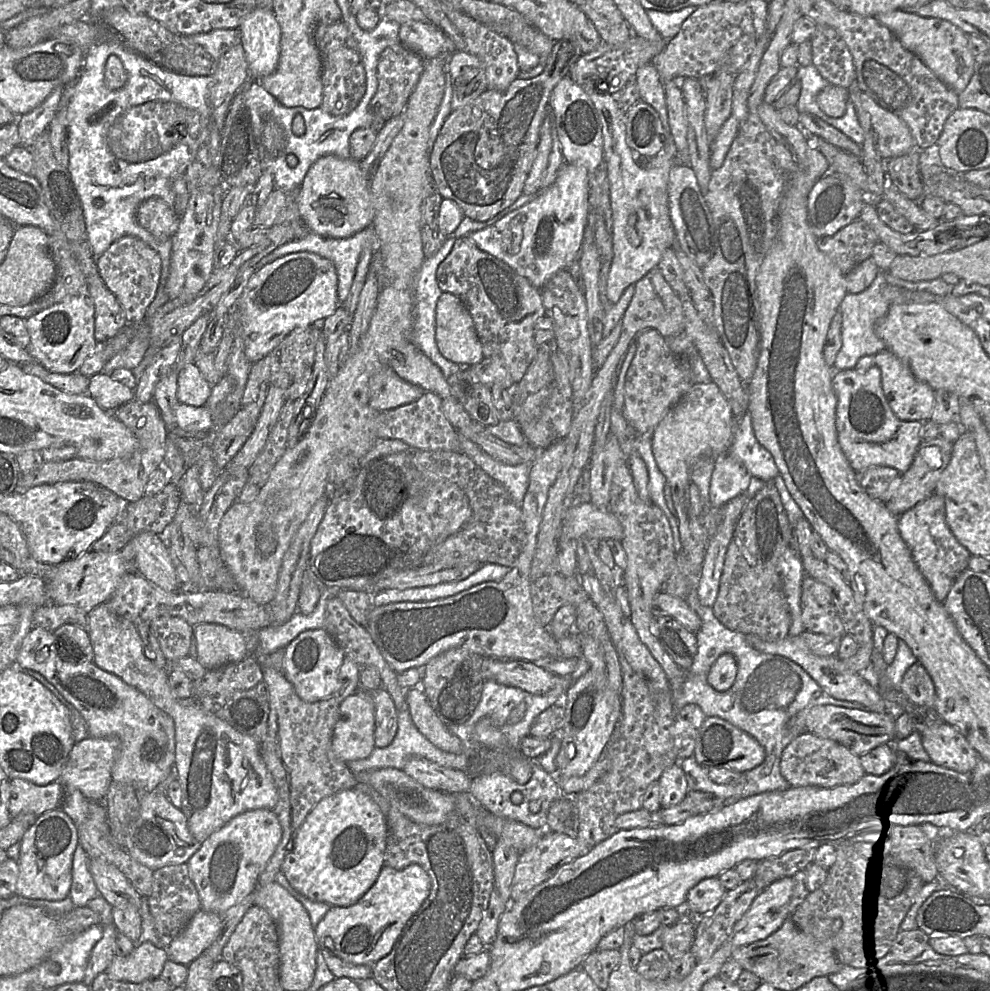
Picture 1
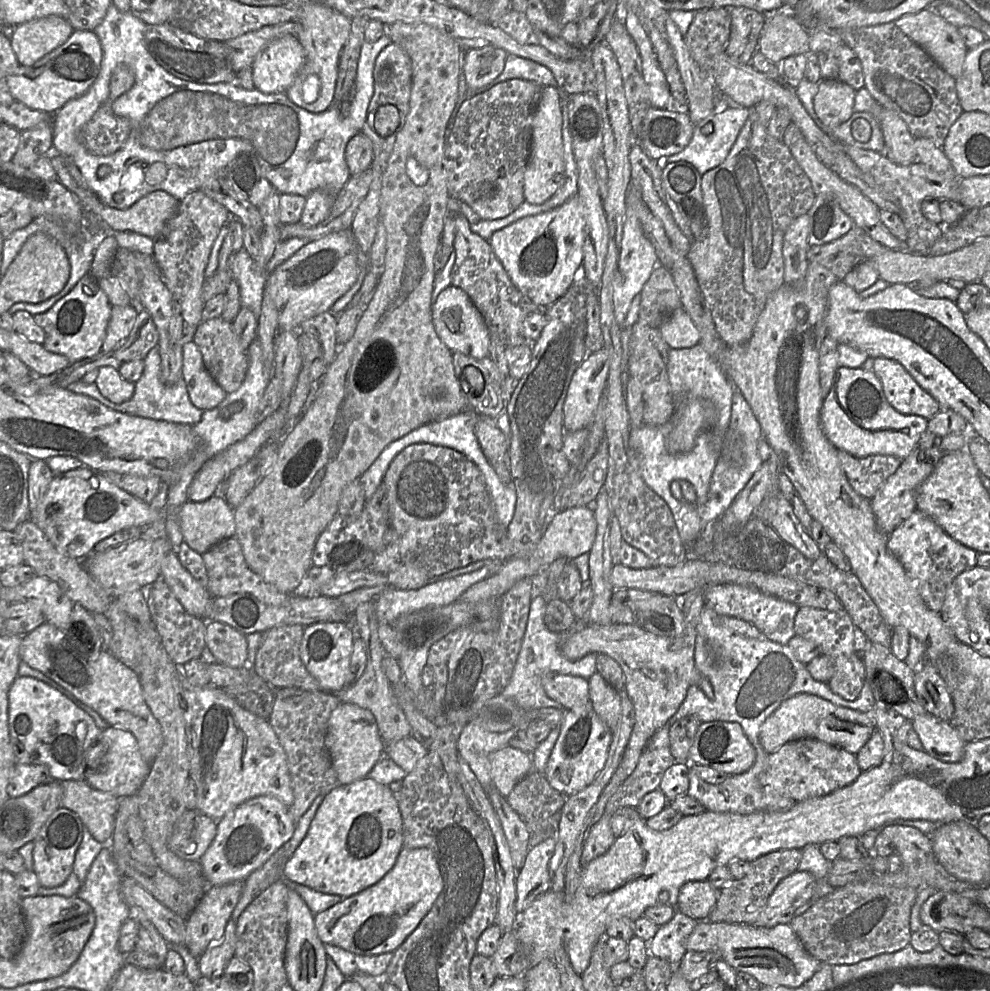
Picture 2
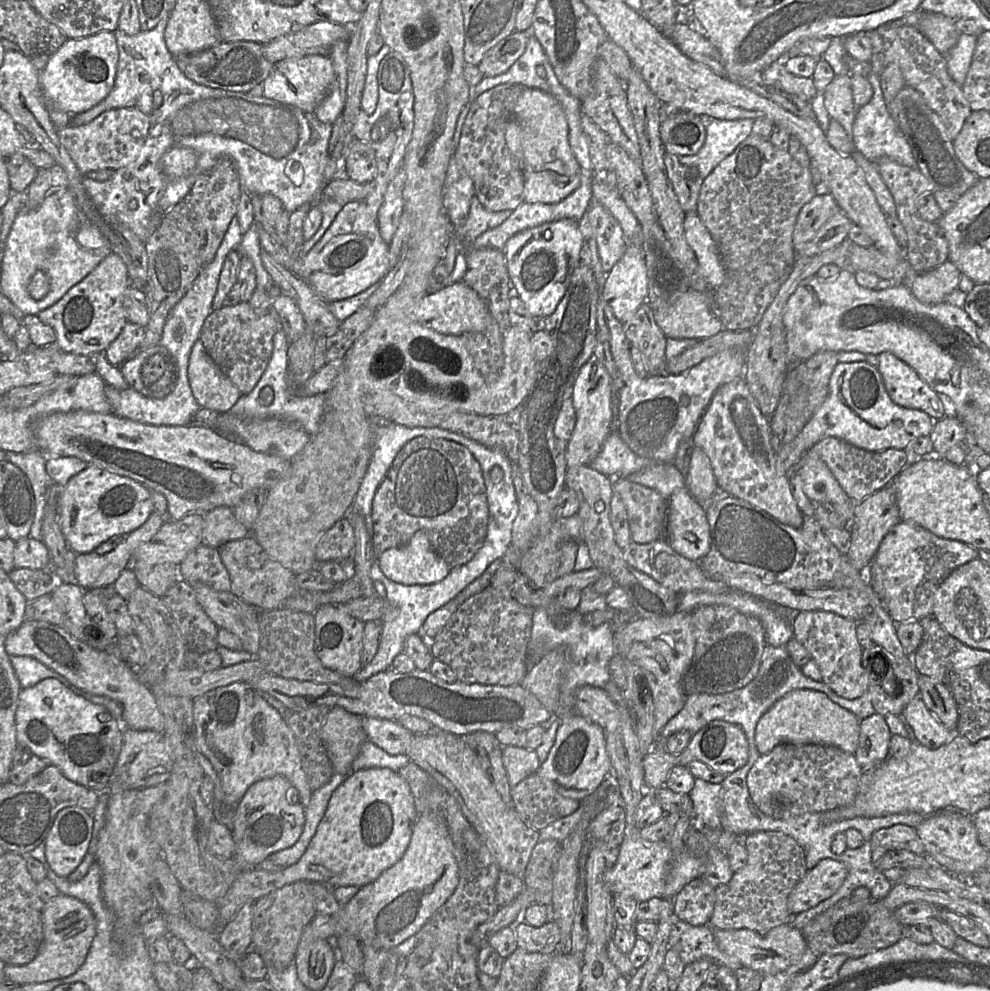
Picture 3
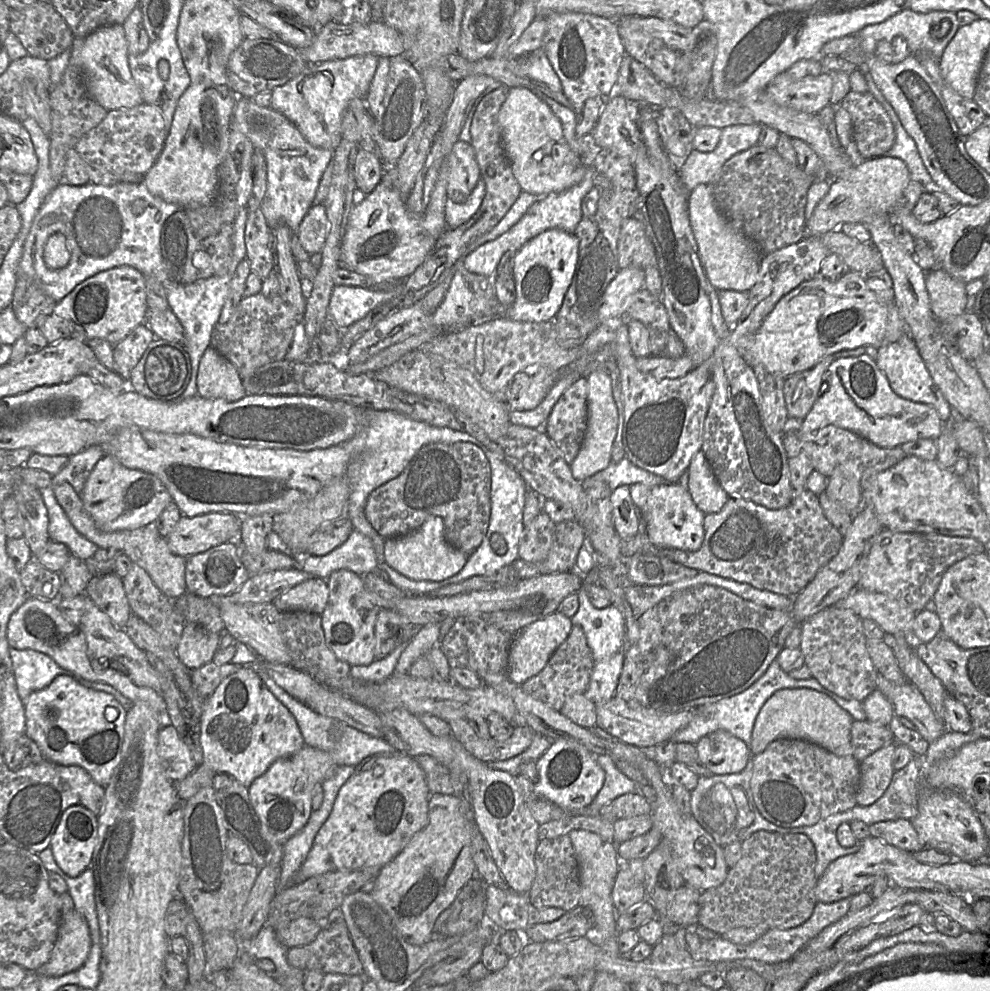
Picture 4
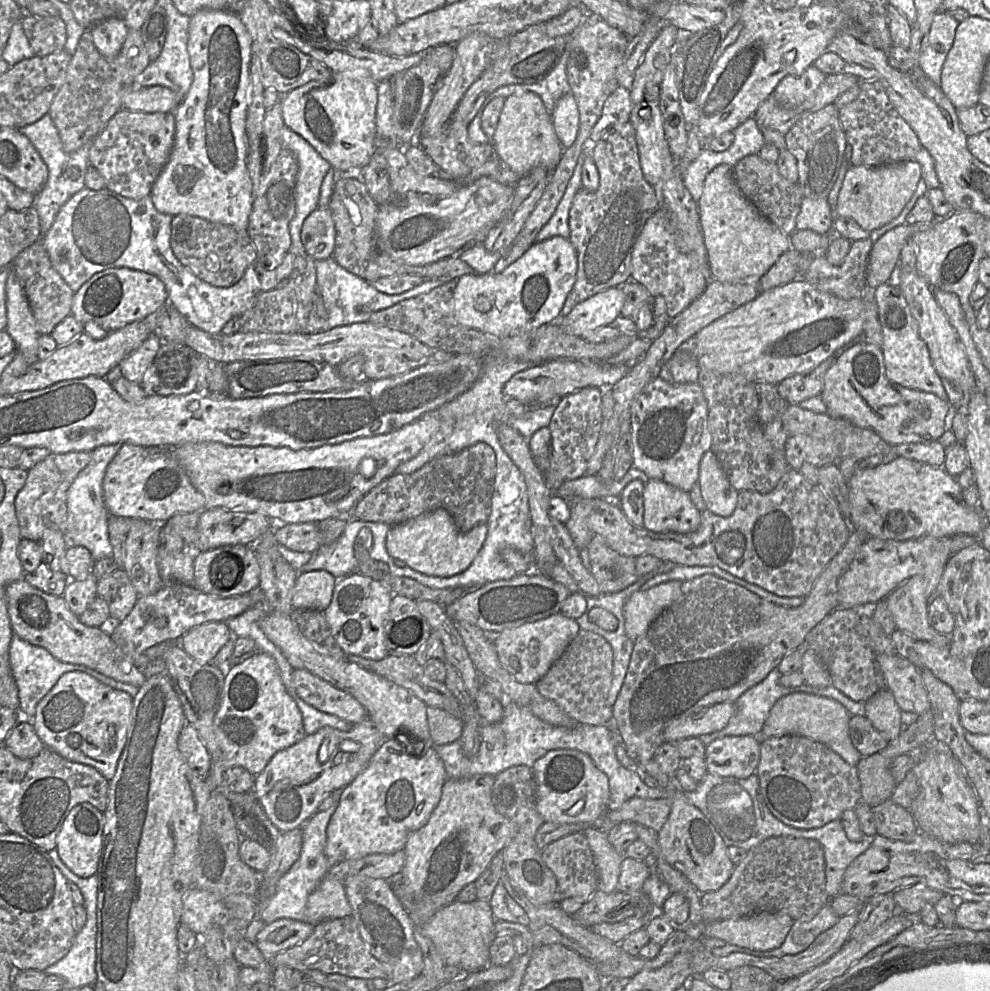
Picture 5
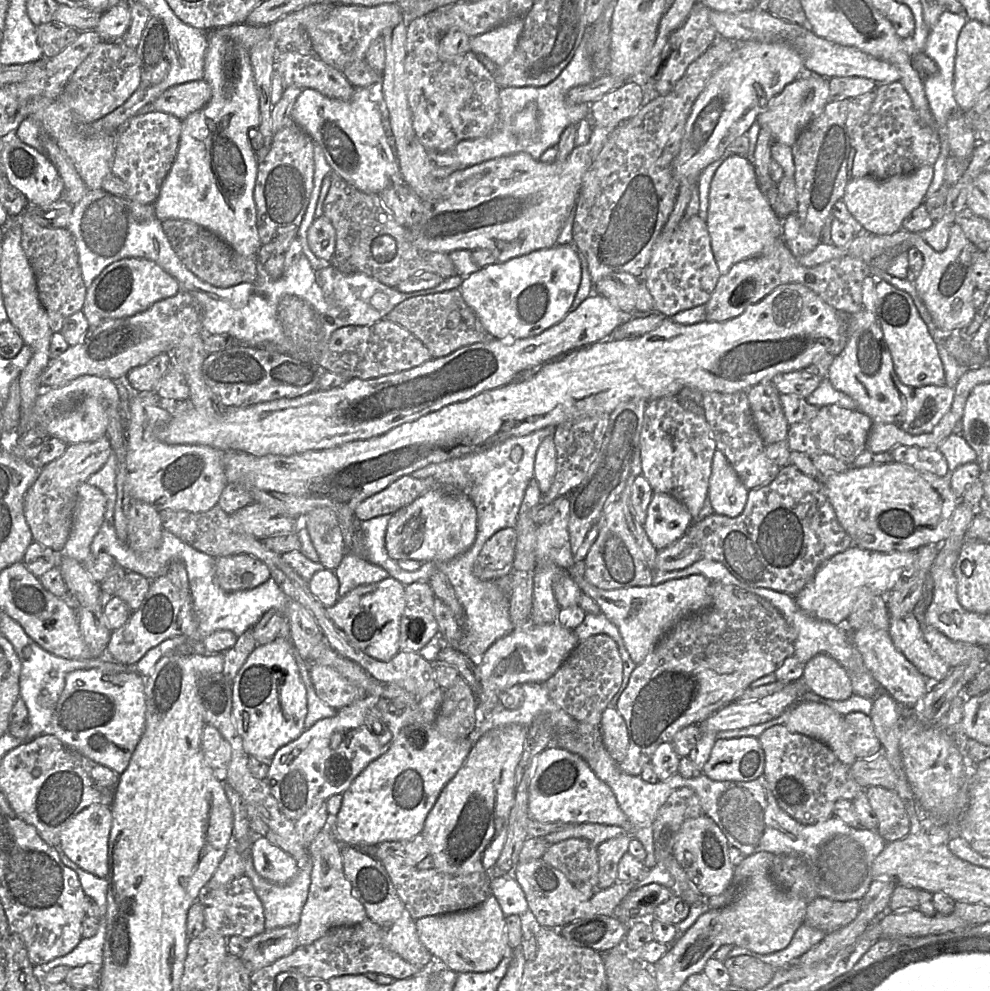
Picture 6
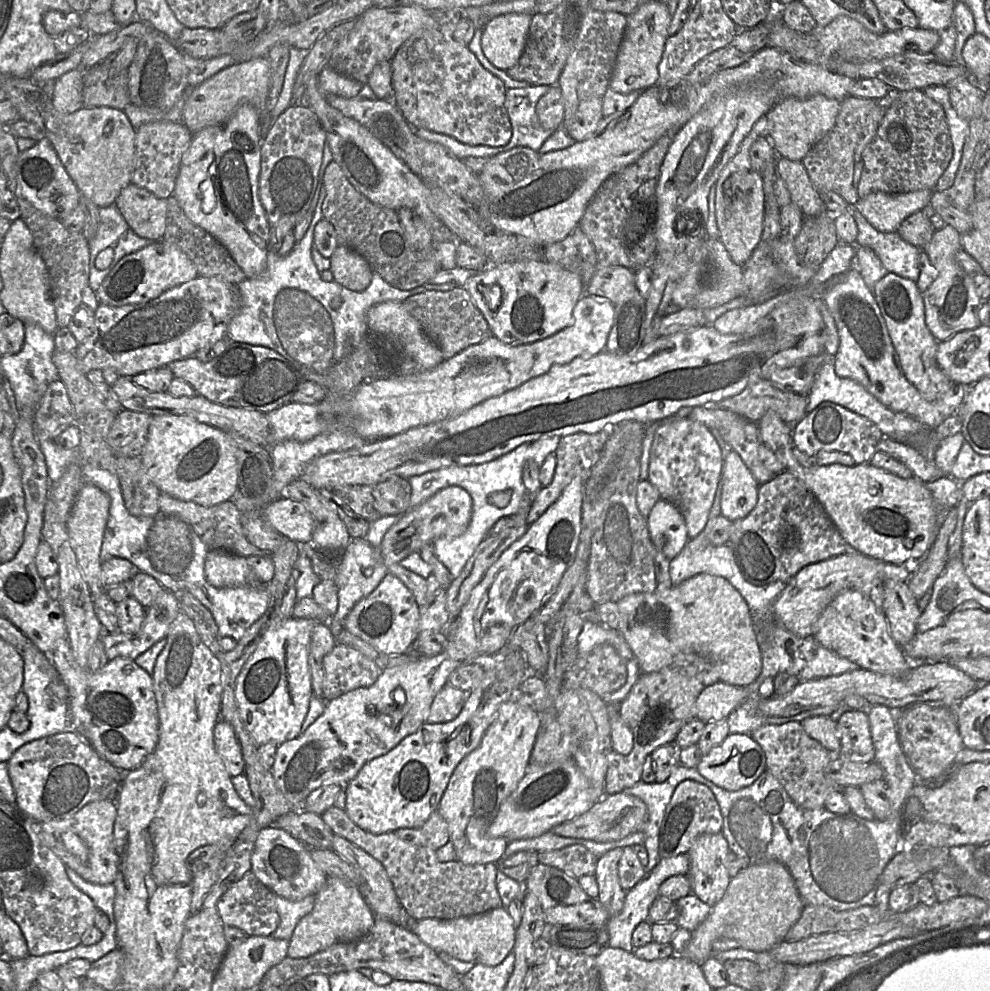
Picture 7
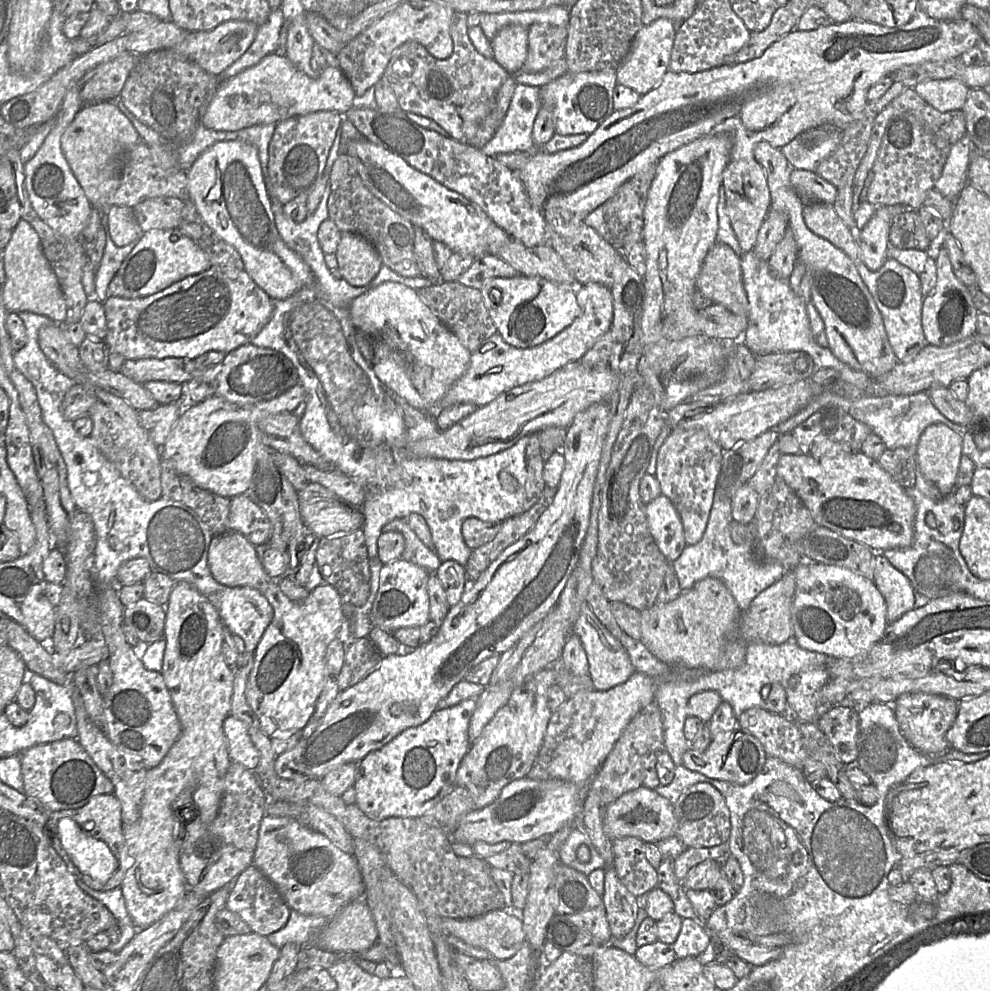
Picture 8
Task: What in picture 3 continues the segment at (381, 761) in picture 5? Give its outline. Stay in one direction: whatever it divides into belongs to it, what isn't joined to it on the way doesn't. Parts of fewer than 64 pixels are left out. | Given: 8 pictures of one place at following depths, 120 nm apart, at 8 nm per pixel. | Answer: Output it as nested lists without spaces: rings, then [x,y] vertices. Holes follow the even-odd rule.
[[[388,768],[351,772],[333,791],[323,818],[301,858],[278,872],[244,869],[227,893],[216,902],[219,928],[232,920],[247,903],[297,881],[317,881],[334,887],[362,887],[404,855],[418,819],[415,799],[406,781]]]

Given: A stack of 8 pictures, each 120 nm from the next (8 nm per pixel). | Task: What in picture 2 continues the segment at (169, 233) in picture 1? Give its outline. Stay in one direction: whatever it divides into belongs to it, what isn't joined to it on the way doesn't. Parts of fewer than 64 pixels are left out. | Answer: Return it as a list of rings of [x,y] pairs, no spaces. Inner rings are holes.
[[[54,148],[53,151],[48,152],[47,156],[58,176],[57,179],[76,196],[83,209],[97,215],[110,230],[131,231],[155,240],[162,235],[166,224],[177,212],[179,201],[165,191],[151,192],[125,210],[117,210],[106,204],[104,206],[91,191],[84,190],[77,185],[69,174],[65,159],[57,154]]]

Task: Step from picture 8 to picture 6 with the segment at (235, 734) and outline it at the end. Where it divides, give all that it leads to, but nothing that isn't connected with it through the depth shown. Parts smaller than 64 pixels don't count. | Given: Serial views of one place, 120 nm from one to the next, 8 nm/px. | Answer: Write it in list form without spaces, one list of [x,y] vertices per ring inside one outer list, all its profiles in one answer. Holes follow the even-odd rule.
[[[206,725],[201,736],[201,749],[207,765],[215,776],[225,781],[227,768],[232,758],[229,742],[211,725]]]

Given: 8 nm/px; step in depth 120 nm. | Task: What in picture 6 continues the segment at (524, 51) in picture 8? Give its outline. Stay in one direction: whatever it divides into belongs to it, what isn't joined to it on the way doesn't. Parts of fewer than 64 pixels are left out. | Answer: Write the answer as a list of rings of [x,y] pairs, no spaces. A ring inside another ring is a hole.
[[[517,18],[479,36],[471,37],[470,51],[486,55],[496,66],[503,66],[513,55],[525,18]]]

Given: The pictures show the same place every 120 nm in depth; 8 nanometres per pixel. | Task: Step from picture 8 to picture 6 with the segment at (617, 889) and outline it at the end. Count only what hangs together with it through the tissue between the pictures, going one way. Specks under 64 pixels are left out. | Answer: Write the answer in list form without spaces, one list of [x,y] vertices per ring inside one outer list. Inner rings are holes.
[[[619,835],[597,846],[599,857],[597,889],[608,889],[618,881],[618,866],[622,857],[628,852],[632,838],[631,835]]]

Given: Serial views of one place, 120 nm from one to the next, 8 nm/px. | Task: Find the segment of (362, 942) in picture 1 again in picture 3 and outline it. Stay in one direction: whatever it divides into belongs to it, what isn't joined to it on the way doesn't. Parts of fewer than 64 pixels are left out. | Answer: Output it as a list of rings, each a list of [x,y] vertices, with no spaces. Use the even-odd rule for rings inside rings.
[[[424,811],[418,816],[409,845],[394,865],[374,881],[360,887],[338,912],[317,914],[311,921],[320,939],[349,933],[361,942],[392,949],[415,935],[455,891],[459,881],[452,840],[443,815]]]

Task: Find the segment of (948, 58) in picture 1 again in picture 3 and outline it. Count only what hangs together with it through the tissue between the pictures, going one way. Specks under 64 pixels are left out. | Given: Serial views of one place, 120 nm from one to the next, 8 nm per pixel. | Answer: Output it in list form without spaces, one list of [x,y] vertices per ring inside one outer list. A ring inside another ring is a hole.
[[[921,11],[915,27],[944,56],[957,43],[961,34],[954,19],[937,12]]]

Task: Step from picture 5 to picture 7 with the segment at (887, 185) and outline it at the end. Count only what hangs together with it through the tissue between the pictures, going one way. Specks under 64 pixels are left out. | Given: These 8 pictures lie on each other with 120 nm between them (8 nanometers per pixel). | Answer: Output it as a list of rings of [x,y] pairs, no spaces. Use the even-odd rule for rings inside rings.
[[[921,189],[907,193],[874,192],[851,206],[881,232],[897,232],[900,224],[930,203],[934,190]]]

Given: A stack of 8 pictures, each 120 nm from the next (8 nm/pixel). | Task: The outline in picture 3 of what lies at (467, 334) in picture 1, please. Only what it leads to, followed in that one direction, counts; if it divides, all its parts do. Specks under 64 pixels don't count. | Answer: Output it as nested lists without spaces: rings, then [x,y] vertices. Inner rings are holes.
[[[462,281],[452,282],[437,292],[424,295],[409,311],[409,318],[446,335],[482,332],[488,325],[488,311],[485,300]]]

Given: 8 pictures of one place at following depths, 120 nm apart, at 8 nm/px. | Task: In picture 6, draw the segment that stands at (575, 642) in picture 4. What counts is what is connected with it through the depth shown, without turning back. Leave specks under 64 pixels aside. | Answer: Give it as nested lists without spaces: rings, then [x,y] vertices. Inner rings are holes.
[[[599,634],[580,641],[555,674],[545,681],[550,699],[578,722],[600,725],[602,714],[623,680],[623,662],[617,643]]]

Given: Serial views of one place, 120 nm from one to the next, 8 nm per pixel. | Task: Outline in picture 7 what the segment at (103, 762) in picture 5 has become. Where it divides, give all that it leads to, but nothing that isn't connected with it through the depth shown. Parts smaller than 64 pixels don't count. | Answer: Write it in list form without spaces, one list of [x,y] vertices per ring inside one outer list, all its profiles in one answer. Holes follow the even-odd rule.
[[[67,636],[59,641],[50,658],[68,691],[71,729],[78,732],[119,771],[124,773],[138,768],[154,751],[159,738],[159,717],[152,675],[136,665],[134,660],[122,657],[108,661],[97,672],[82,669],[74,659]]]

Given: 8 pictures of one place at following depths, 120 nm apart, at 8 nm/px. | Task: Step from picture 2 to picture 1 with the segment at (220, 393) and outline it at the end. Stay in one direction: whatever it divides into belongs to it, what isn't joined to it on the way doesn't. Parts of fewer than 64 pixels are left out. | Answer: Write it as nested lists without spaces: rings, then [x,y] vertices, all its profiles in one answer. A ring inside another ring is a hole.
[[[196,362],[188,363],[179,371],[177,400],[191,406],[204,406],[211,396],[212,387]]]

